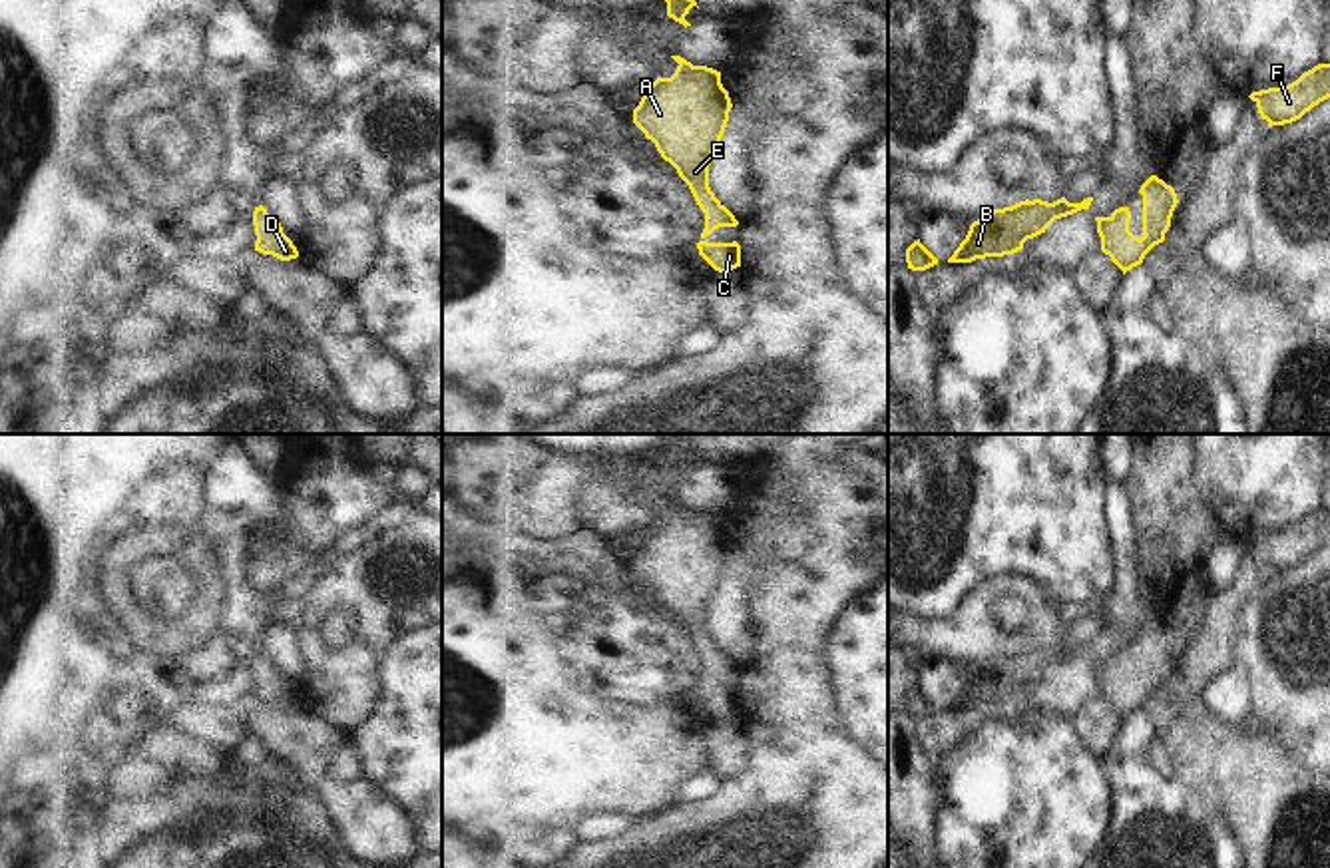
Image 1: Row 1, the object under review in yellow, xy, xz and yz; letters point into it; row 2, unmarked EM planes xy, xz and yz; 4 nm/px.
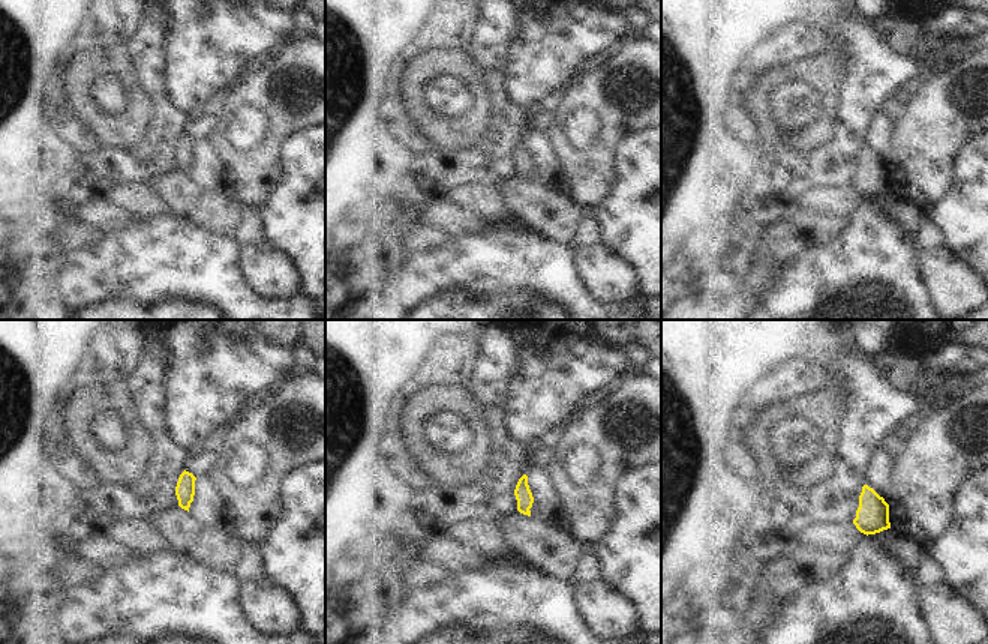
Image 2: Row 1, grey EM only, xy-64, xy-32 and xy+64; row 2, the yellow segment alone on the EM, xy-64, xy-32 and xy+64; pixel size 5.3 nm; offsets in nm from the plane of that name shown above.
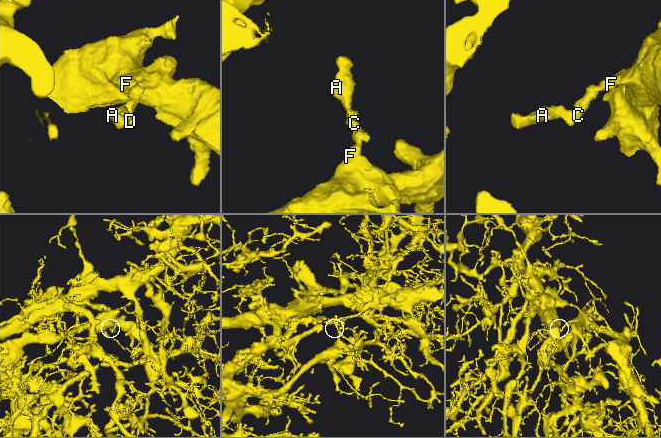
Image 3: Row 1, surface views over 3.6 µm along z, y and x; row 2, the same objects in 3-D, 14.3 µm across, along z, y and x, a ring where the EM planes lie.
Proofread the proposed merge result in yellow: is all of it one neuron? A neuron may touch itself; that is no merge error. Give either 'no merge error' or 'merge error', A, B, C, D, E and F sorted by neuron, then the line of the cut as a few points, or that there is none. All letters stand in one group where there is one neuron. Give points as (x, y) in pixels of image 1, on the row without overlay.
no merge error; A B C D E F; no cut

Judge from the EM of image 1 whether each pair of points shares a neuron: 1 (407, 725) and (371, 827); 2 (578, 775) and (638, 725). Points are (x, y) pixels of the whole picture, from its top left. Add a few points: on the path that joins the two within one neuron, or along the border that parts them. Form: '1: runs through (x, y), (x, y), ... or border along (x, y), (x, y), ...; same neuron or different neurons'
1: border along (365, 779), (387, 791), (417, 821); different neurons
2: runs through (592, 761), (600, 753), (610, 753), (624, 739); same neuron

